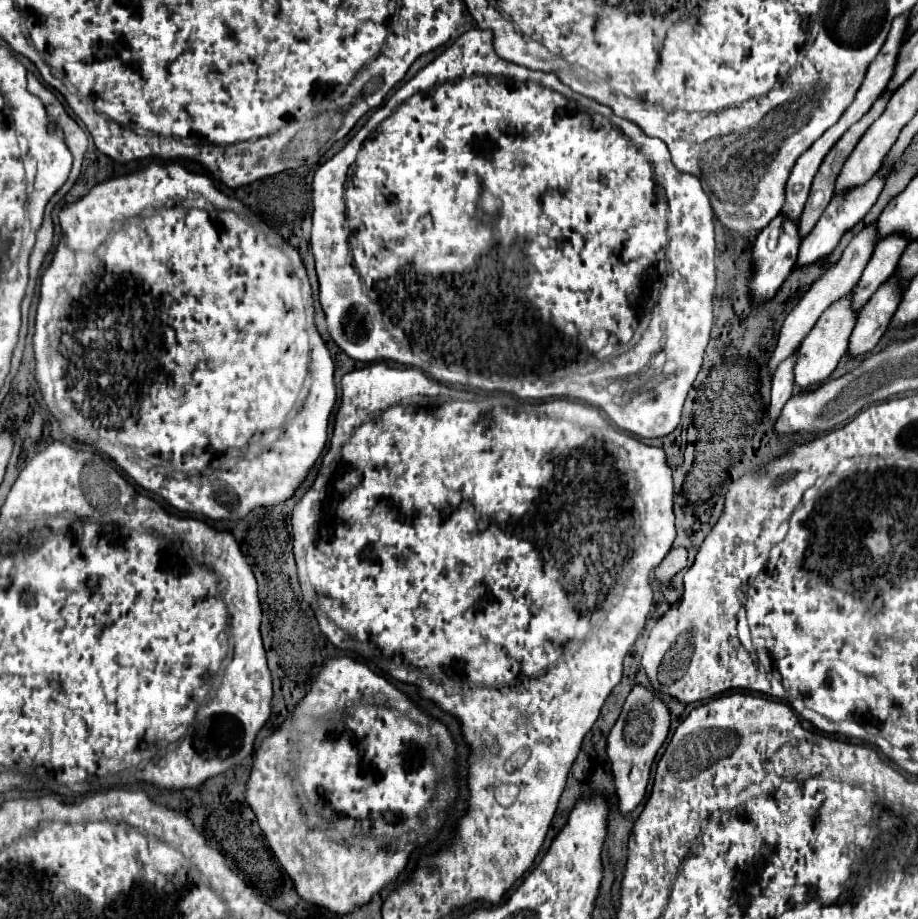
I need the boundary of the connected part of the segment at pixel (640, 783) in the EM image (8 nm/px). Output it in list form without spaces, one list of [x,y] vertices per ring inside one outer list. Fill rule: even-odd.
[[[644,685],[632,687],[626,697],[624,709],[608,735],[608,757],[612,761],[612,773],[618,793],[618,807],[622,813],[630,813],[644,797],[646,785],[650,779],[652,763],[656,759],[658,749],[666,741],[670,731],[670,707],[666,701],[652,689]]]

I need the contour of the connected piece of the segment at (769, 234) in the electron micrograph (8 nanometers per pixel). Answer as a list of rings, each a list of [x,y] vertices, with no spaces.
[[[782,213],[760,231],[754,243],[754,277],[750,281],[750,295],[756,303],[764,303],[764,299],[772,299],[772,295],[776,295],[778,287],[784,283],[792,267],[796,265],[800,243],[802,237],[800,237],[798,221],[786,219],[786,215]]]

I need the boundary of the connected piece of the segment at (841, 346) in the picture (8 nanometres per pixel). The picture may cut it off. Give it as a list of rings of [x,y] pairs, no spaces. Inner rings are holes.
[[[852,293],[840,297],[836,303],[832,303],[832,307],[828,307],[828,311],[824,311],[824,315],[818,319],[816,327],[808,333],[808,337],[800,345],[800,351],[798,351],[800,359],[798,359],[796,371],[794,371],[794,379],[796,379],[798,387],[806,389],[810,385],[818,385],[836,369],[838,361],[848,351],[848,339],[856,327],[856,319],[858,319],[858,313],[852,307]]]

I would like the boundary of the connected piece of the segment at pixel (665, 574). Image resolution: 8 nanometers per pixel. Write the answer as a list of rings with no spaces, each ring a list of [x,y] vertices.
[[[676,547],[676,549],[672,549],[672,551],[664,557],[664,561],[660,563],[660,567],[656,569],[656,577],[658,577],[660,581],[670,581],[672,575],[676,575],[678,571],[682,571],[682,569],[686,567],[686,559],[688,559],[686,547]]]

